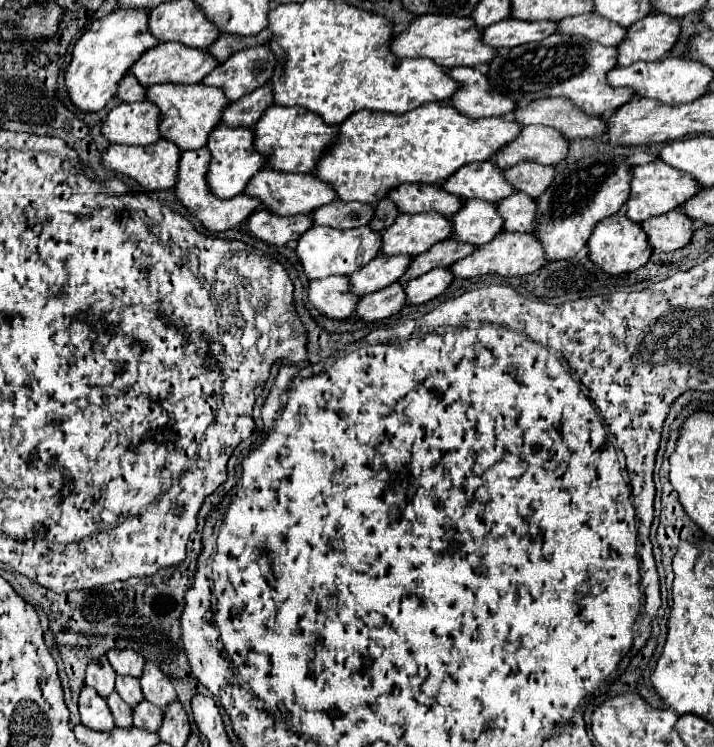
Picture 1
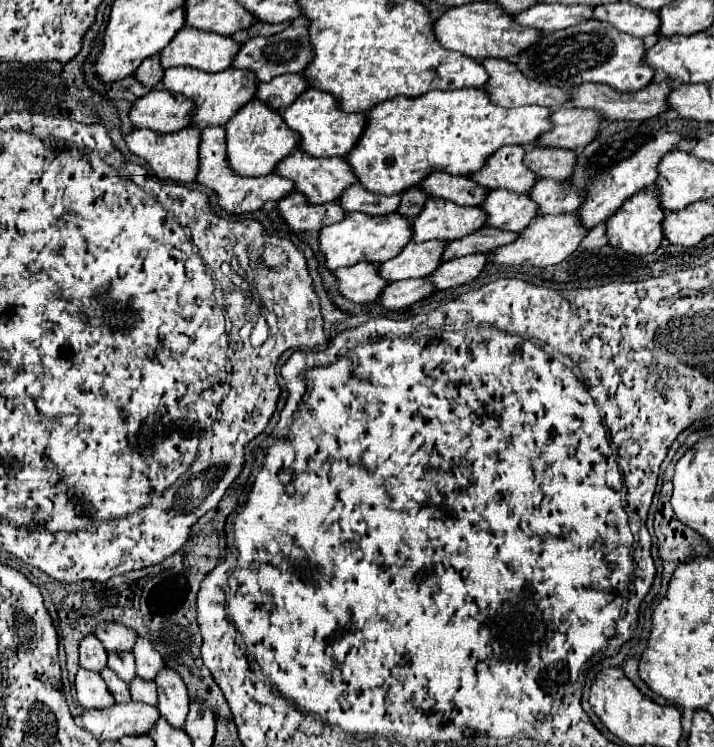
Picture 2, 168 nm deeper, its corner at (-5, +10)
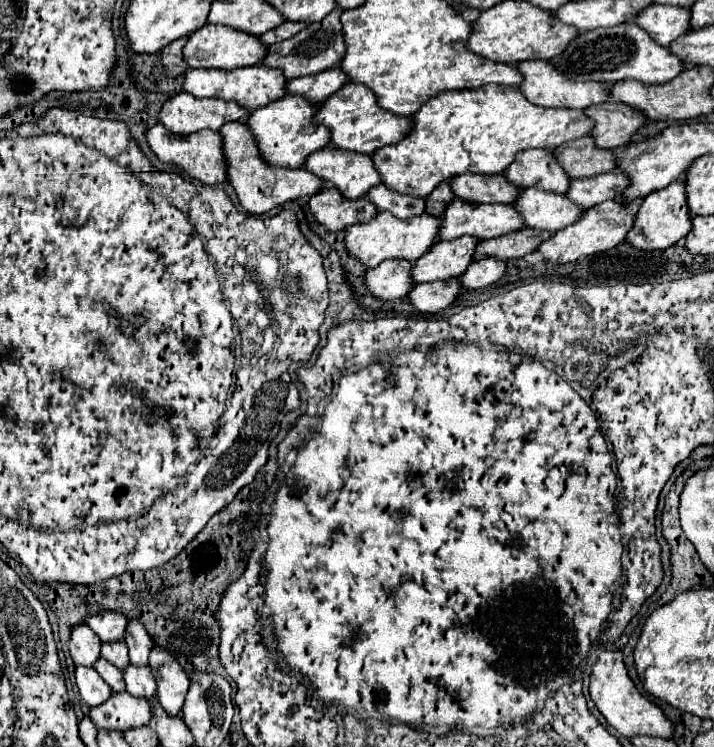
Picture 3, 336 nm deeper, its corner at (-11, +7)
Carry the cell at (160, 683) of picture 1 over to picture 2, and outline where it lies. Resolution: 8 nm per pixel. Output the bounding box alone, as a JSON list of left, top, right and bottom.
[132,636,164,680]

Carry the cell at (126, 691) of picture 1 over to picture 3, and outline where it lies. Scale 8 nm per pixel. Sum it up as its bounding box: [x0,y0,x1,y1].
[102,643,130,671]

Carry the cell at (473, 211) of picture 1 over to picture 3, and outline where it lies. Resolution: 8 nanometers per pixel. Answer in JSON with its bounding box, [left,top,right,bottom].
[514,189,580,231]

